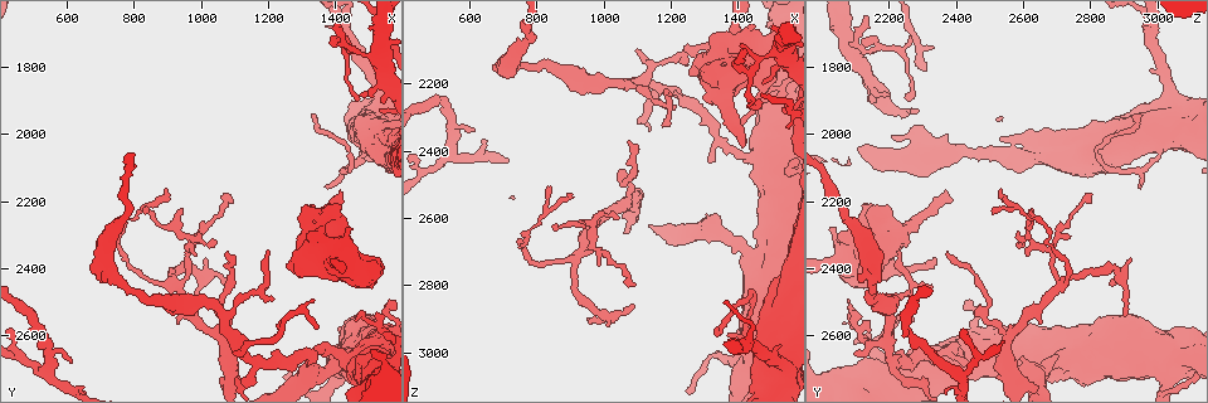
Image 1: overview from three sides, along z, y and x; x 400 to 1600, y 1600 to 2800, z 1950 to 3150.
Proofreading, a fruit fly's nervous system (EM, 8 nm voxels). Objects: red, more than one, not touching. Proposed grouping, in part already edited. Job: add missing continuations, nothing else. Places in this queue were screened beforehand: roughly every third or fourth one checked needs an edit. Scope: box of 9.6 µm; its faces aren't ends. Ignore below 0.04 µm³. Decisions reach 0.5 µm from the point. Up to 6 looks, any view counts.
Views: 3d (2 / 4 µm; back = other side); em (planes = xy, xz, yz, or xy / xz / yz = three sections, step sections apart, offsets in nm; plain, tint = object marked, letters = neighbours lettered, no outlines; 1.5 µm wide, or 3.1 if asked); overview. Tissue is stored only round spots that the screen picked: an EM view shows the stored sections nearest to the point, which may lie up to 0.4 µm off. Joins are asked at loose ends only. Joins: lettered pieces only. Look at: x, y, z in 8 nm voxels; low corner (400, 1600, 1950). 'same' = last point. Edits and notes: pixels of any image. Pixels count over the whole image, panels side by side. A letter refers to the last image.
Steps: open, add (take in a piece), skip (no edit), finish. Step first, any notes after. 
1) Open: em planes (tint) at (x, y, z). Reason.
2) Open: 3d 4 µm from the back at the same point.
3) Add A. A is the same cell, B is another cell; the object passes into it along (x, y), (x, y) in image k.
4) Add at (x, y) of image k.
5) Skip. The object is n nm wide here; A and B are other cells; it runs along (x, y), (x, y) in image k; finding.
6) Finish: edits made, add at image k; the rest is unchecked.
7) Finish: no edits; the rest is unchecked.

Open: em xz step 4 (tint) at (1420, 2190, 2380). Free end.

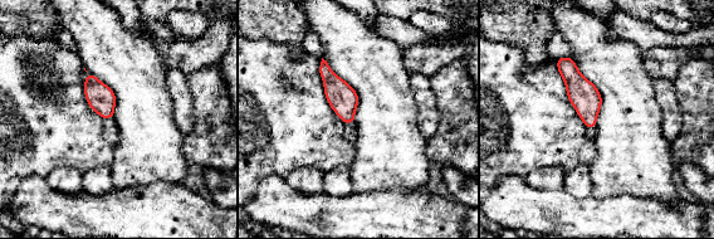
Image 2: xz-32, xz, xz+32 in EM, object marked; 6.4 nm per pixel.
Open: em xz step 4 (letters) at the same point.

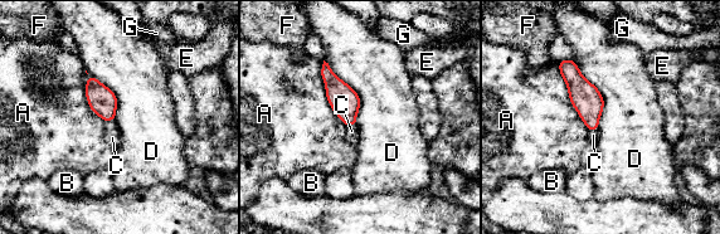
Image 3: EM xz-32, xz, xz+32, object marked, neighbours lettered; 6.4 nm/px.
Add at (112, 137) of image 3. The object is 170 nm wide here; C is the same cell, A, B, D, E, F and G are other cells; the object passes into it along (102, 101), (108, 120), (112, 137) in image 3; it goes on there.

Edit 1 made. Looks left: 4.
Open: 3d 4 µm at (1170, 2450, 2330). An open end.

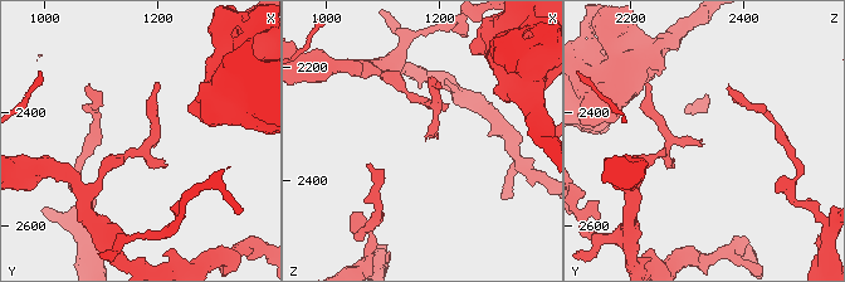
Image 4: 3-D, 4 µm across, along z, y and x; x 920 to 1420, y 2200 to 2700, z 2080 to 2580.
Open: em xz step 8 (tint) at (1175, 2450, 2325).

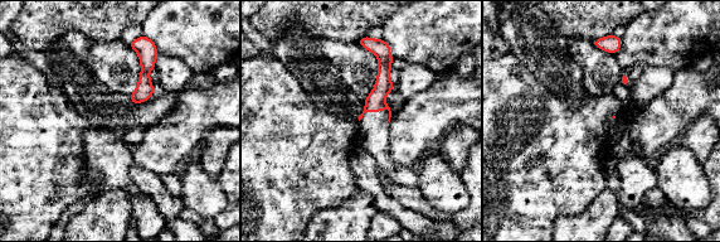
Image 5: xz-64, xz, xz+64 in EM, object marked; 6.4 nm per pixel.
Open: em planes (letters) at the same point.

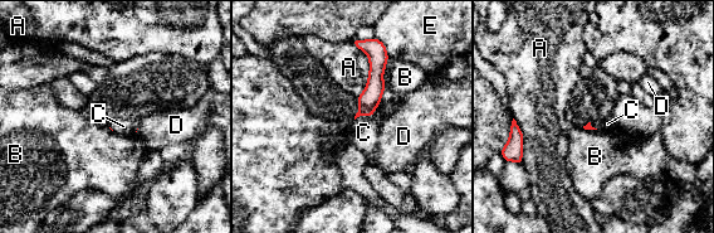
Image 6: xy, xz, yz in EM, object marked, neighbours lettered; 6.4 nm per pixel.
Add at (363, 132) of image 6. C is the same cell, A, B, D and E are other cells; the object passes into it along (370, 98), (363, 115), (363, 132) in image 6; the cell continues.

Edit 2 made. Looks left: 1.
Finish: edits made, add at image 3, add at image 6; the rest is unchecked.

